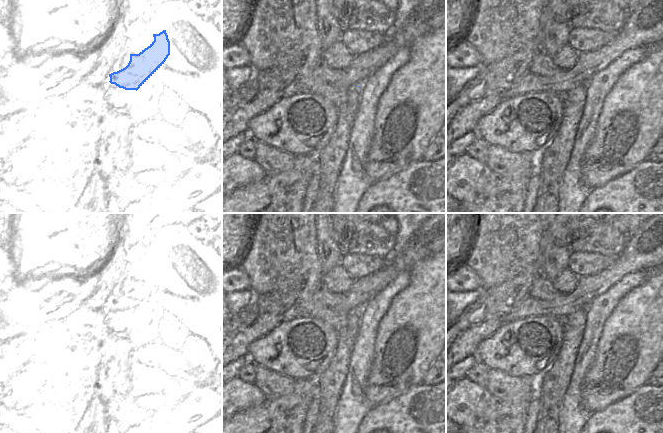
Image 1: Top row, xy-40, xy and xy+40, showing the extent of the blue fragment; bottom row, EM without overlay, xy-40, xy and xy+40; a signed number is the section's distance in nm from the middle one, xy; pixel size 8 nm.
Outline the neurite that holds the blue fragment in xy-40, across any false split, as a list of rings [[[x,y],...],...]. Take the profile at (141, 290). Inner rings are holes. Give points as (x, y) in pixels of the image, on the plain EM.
[[[166,254],[153,258],[154,265],[139,278],[130,278],[128,289],[111,298],[101,296],[104,303],[125,314],[138,314],[170,279],[170,265]]]

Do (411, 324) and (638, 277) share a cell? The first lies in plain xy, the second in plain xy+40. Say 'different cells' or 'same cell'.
different cells

